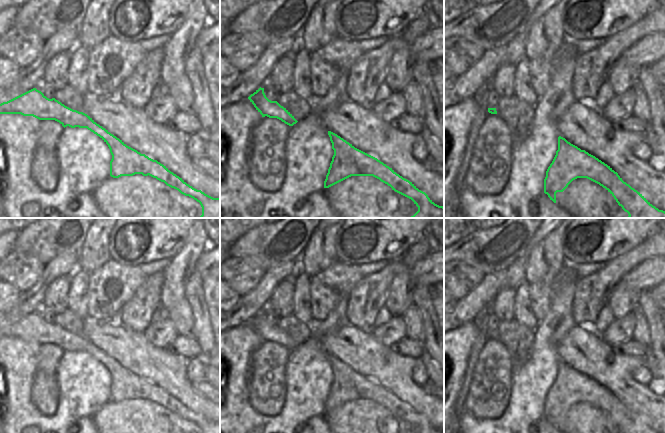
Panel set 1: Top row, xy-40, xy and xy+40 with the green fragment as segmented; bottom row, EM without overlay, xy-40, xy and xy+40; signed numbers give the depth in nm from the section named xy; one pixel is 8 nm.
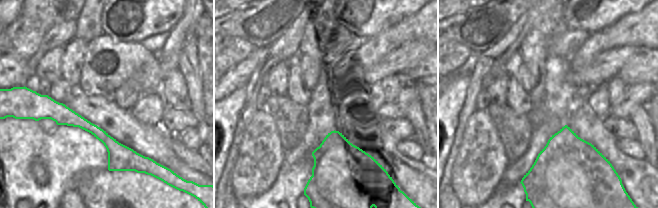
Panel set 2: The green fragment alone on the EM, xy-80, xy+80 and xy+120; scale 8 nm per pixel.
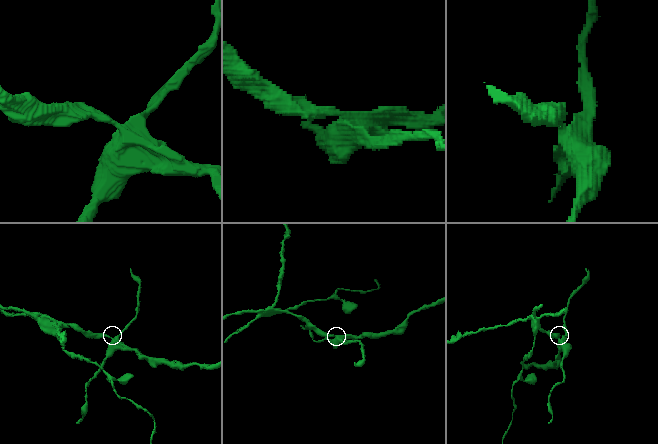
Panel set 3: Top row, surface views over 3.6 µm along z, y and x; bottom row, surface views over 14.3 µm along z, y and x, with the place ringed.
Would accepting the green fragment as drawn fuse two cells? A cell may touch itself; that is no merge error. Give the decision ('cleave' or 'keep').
cleave

